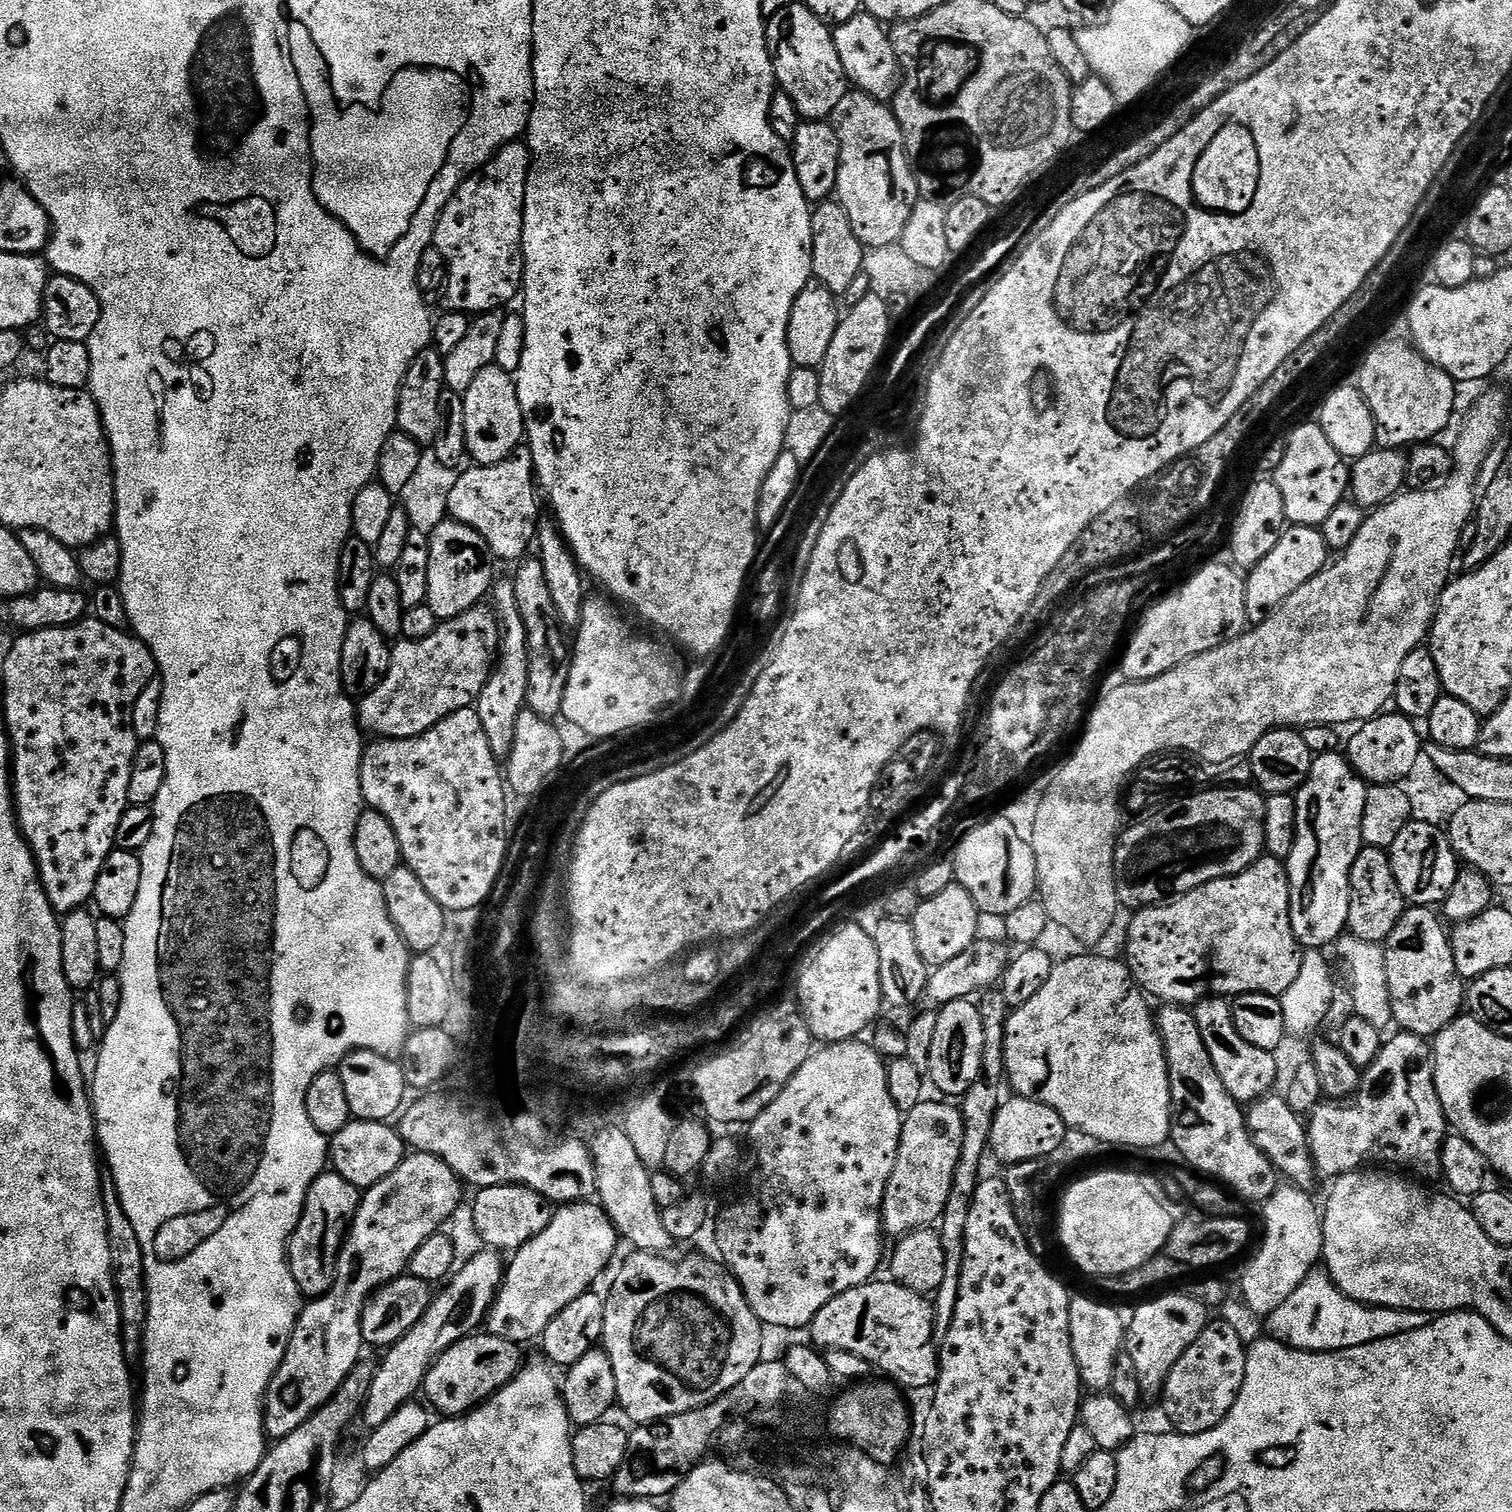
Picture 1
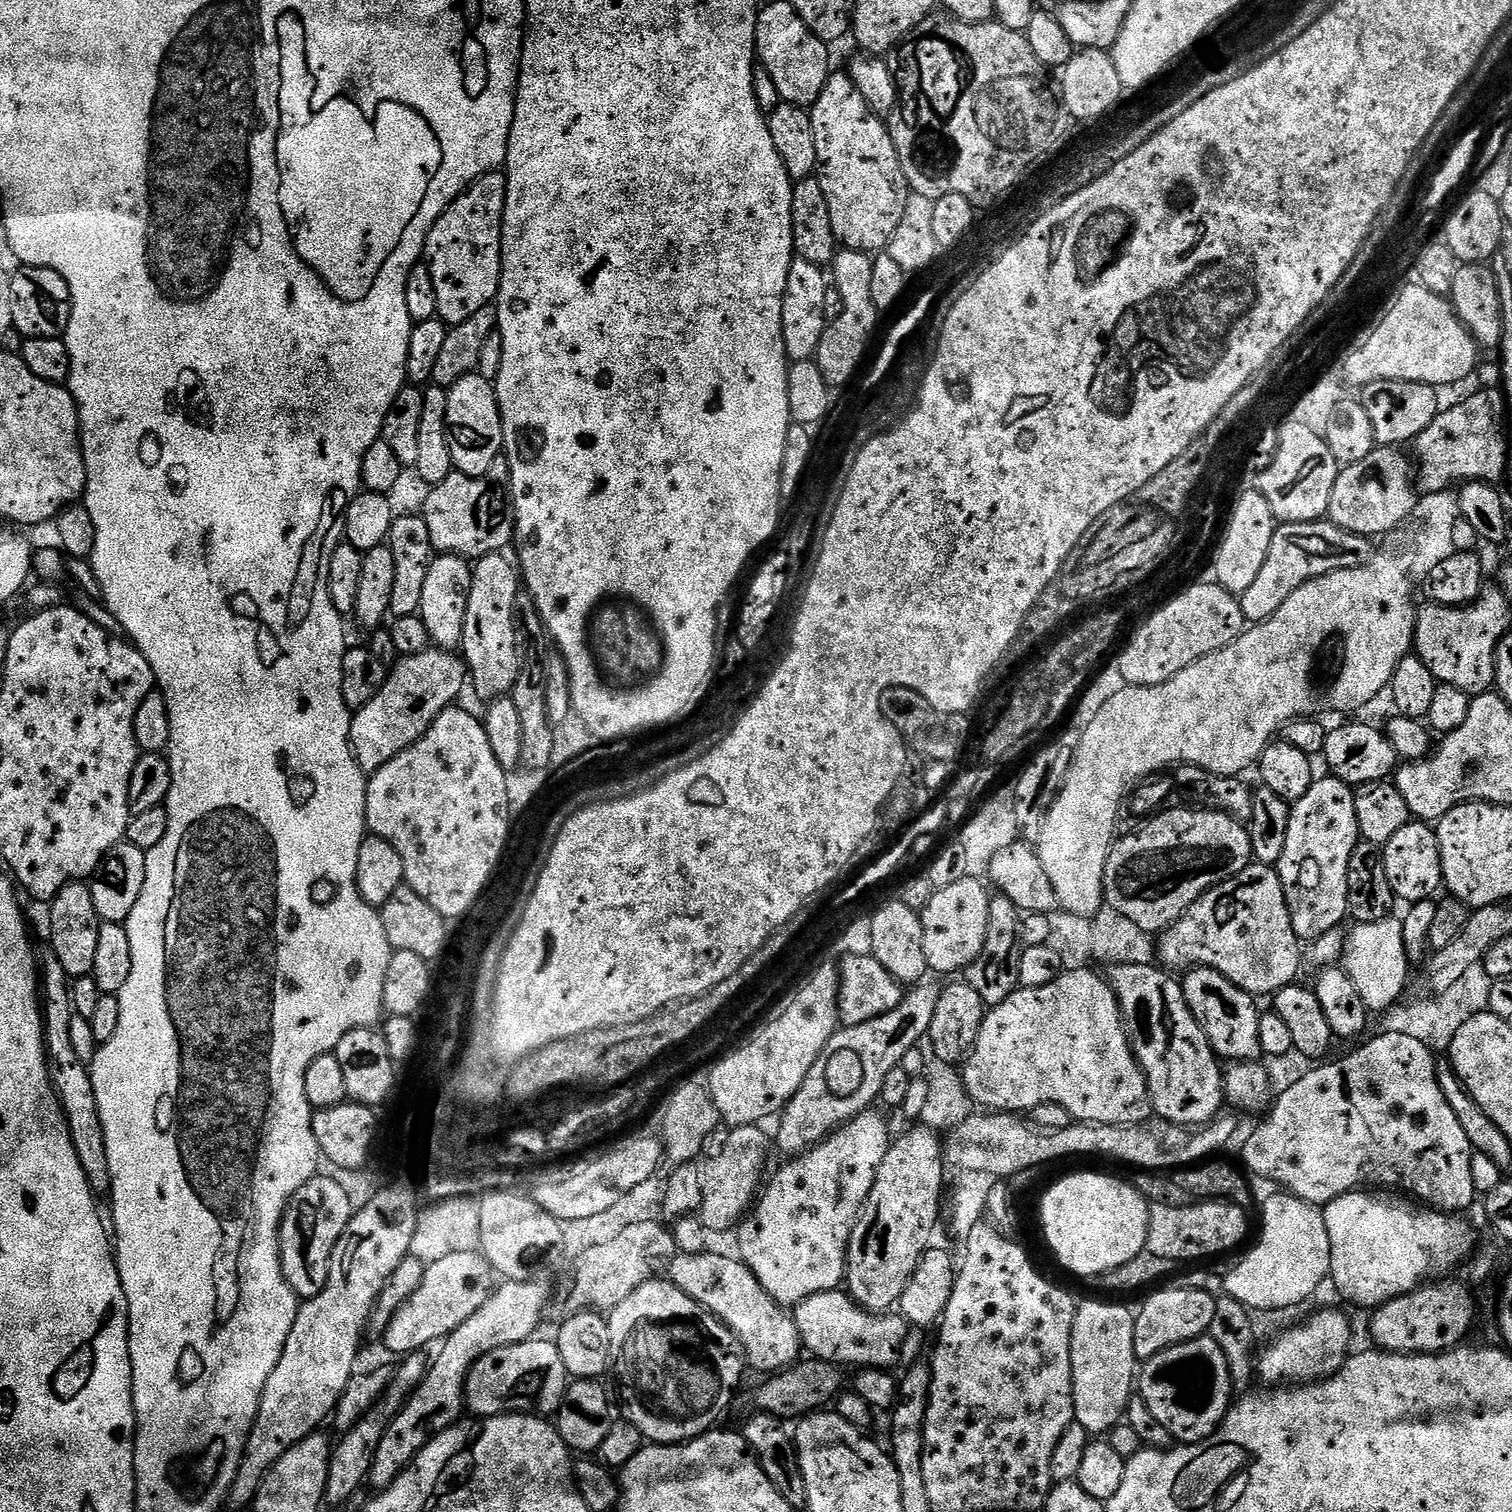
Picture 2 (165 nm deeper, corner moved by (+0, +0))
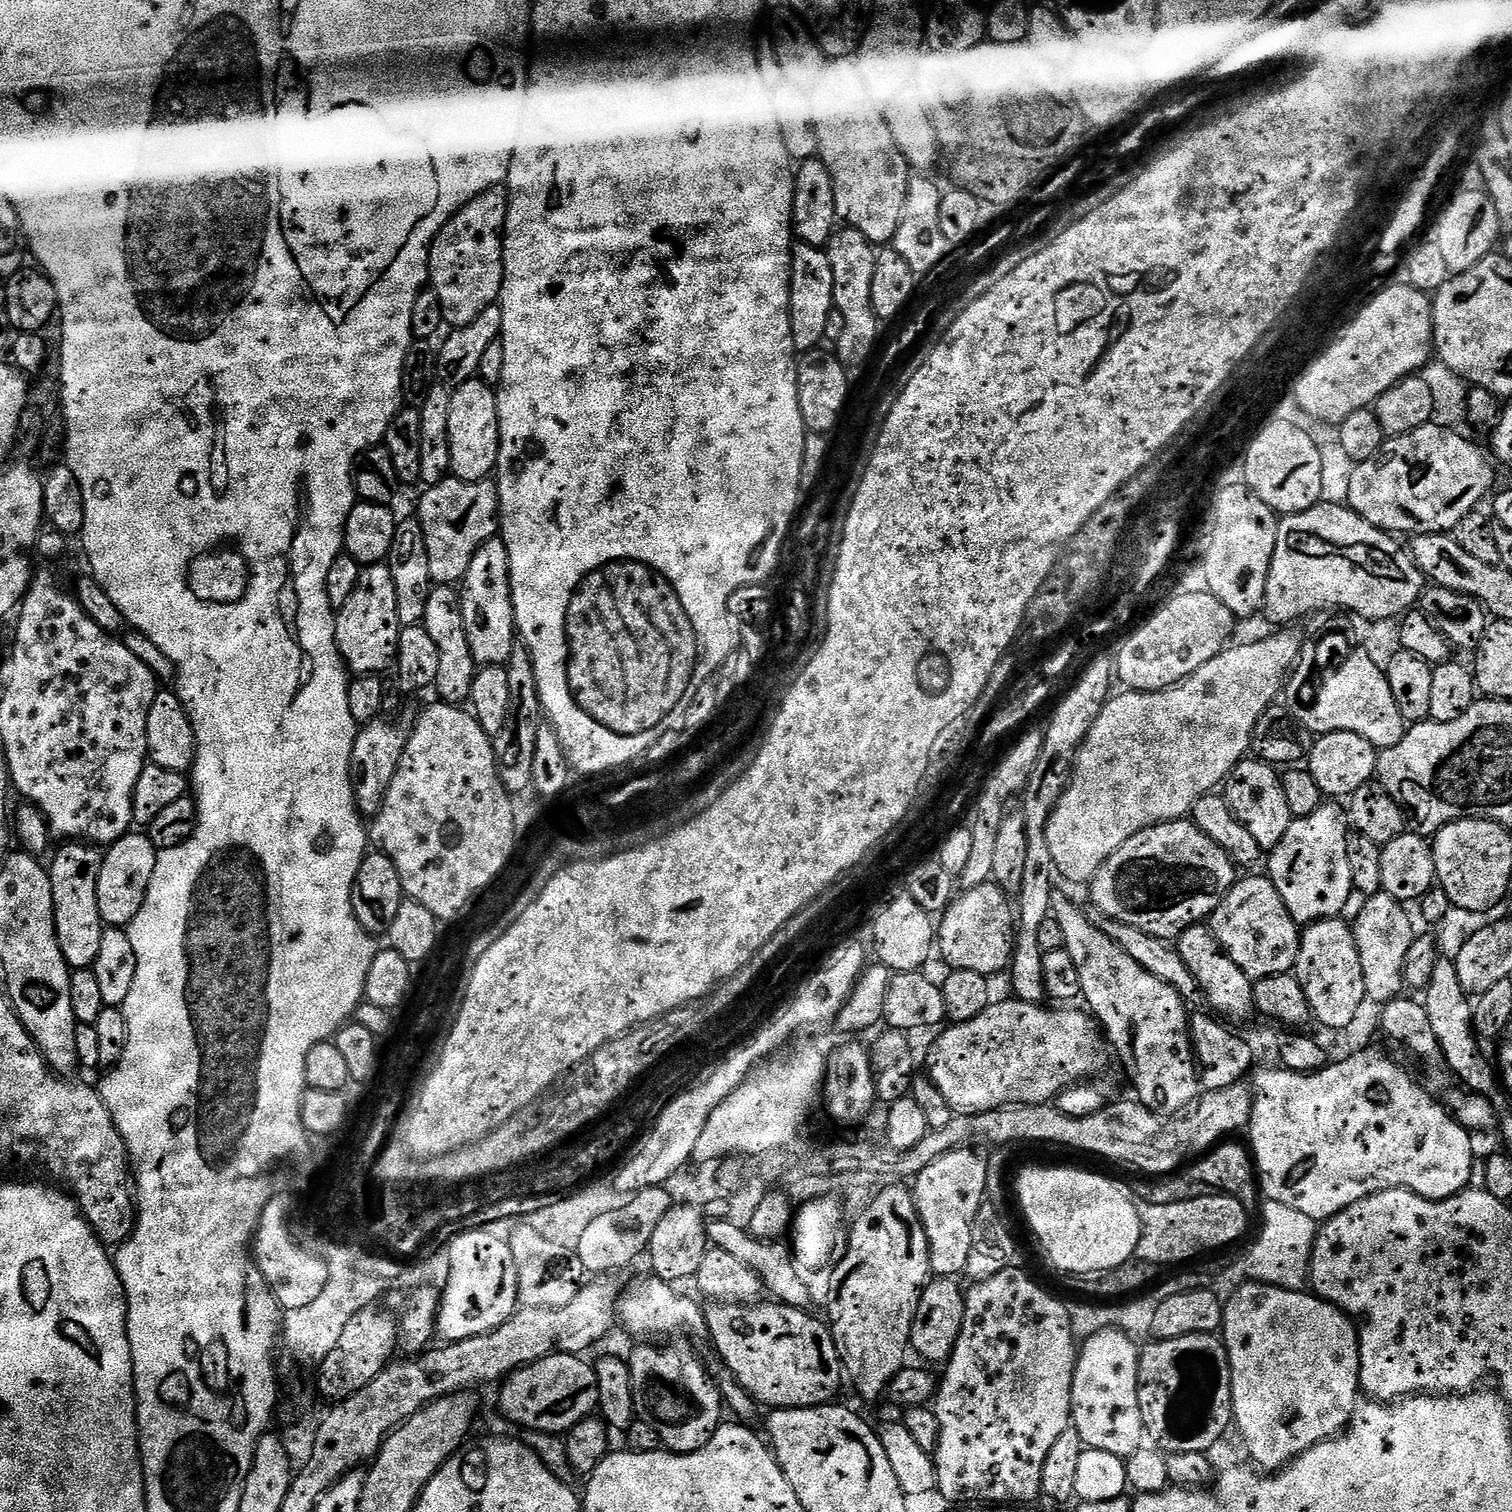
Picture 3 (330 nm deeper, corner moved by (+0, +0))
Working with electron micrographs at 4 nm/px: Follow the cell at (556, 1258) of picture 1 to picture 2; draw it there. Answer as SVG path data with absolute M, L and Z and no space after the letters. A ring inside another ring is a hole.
M539 1279L534 1280L509 1280L501 1283L493 1291L492 1297L484 1303L458 1330L451 1332L443 1341L440 1353L437 1354L436 1360L431 1361L428 1374L424 1377L423 1382L416 1387L416 1391L408 1397L405 1405L401 1408L397 1416L392 1417L388 1423L386 1434L382 1438L382 1446L378 1446L378 1454L374 1454L374 1462L368 1471L367 1483L373 1484L373 1489L383 1490L389 1488L402 1474L402 1470L408 1468L408 1464L425 1448L430 1441L436 1437L442 1430L446 1430L451 1424L461 1423L462 1417L466 1412L466 1397L464 1395L464 1384L468 1381L472 1367L476 1365L490 1350L498 1350L502 1346L514 1346L518 1342L526 1342L537 1335L536 1327L540 1324L540 1315L544 1312L544 1307L548 1304L548 1288Z

